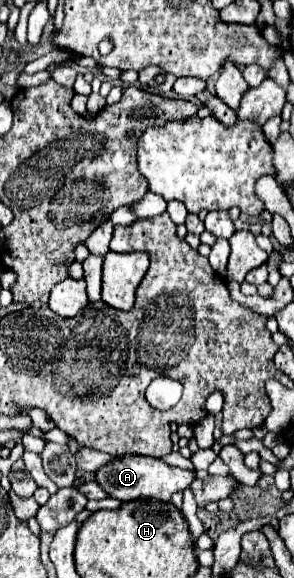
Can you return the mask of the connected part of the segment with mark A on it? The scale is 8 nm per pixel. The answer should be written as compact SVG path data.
M124 454L124 456L116 456L110 464L98 468L94 480L100 484L100 488L110 498L116 498L120 502L136 500L136 498L142 498L142 496L156 498L156 500L166 500L168 502L174 492L182 492L188 484L194 482L194 478L196 478L194 472L168 466L166 462L162 462L158 458L138 456L138 454Z

